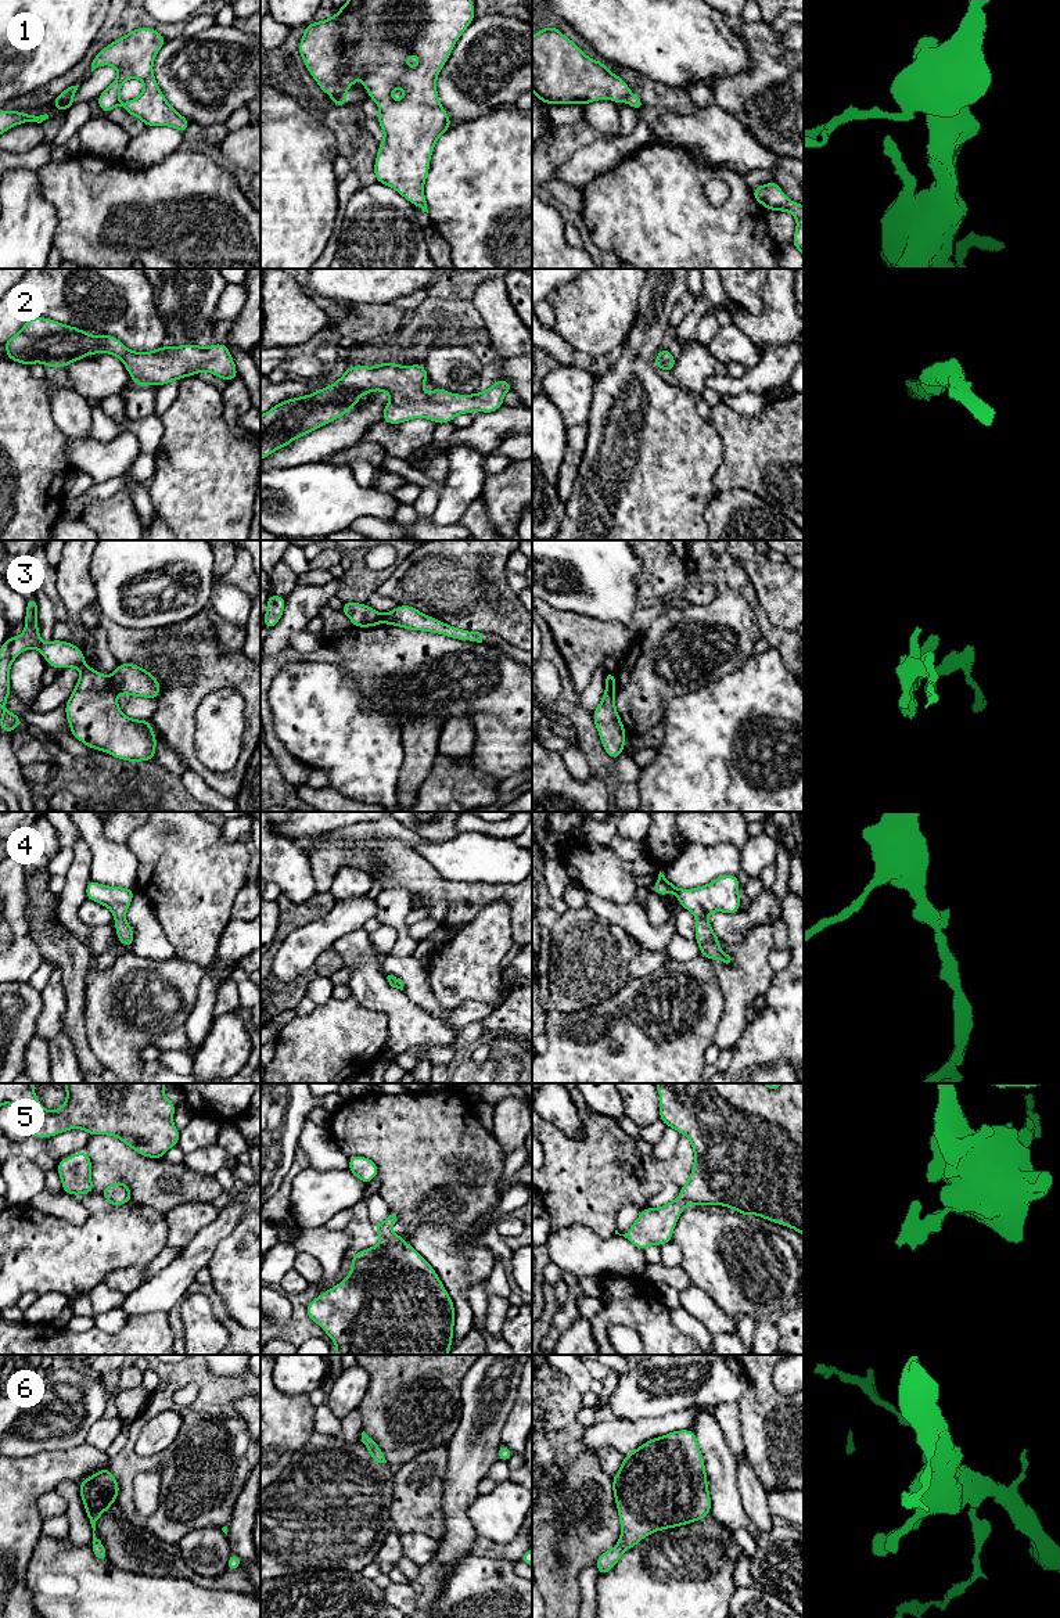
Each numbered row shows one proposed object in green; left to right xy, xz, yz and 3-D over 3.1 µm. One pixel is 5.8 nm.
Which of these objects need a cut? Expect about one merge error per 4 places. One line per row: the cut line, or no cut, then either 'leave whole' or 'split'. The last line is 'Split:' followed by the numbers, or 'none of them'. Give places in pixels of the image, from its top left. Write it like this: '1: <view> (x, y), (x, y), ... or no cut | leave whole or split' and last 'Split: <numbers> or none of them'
1: xy (72, 96), (65, 101), (54, 103) | split
2: no cut | leave whole
3: xy (108, 678), (117, 693) | split
4: no cut | leave whole
5: no cut | leave whole
6: no cut | leave whole
Split: 1, 3

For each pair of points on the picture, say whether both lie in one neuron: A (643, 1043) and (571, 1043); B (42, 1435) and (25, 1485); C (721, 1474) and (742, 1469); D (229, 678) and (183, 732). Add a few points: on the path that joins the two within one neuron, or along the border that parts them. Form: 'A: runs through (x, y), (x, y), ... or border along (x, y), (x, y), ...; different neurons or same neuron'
A: runs through (625, 1043), (589, 1045); same neuron
B: border along (68, 1448), (14, 1458); different neurons
C: border along (735, 1460), (735, 1482), (740, 1502); different neurons
D: runs through (211, 678), (183, 705), (183, 714); same neuron

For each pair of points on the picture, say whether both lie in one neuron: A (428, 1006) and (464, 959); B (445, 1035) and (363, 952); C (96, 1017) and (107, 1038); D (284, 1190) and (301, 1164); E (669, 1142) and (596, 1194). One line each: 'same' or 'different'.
A: different
B: same
C: same
D: same
E: different

